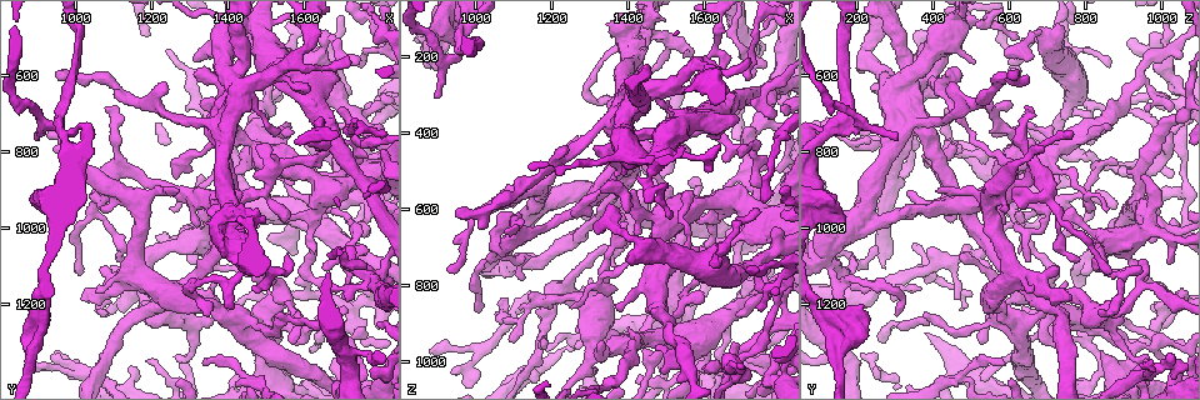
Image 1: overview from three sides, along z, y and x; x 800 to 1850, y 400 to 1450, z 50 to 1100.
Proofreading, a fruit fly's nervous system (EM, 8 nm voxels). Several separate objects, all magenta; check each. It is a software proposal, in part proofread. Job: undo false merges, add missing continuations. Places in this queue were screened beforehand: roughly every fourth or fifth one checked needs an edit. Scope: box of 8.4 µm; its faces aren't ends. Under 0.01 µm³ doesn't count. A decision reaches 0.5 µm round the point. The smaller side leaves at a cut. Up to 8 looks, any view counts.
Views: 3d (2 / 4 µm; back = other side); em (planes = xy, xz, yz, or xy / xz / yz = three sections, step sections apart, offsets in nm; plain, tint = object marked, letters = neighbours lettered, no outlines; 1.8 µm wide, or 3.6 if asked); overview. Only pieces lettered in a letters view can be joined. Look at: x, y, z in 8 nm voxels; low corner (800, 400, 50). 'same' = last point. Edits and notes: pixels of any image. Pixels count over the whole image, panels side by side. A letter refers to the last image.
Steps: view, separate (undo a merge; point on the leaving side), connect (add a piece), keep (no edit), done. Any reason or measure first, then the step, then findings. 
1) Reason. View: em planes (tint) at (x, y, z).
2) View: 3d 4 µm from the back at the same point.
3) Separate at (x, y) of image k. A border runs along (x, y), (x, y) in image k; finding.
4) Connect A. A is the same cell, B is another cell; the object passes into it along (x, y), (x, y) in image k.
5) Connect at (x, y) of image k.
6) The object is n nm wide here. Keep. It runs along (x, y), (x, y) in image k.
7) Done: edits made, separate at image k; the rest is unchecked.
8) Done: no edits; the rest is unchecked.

Thin end. View: 3d 4 µm at (1090, 1100, 940).

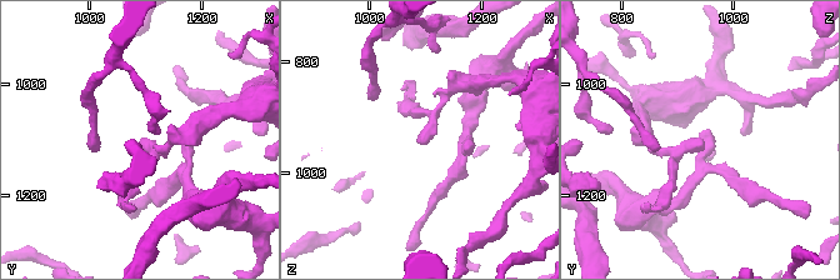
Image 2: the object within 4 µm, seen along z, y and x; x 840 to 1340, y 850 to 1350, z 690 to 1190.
Now the EM. View: em planes (letters) at (1095, 1105, 945).

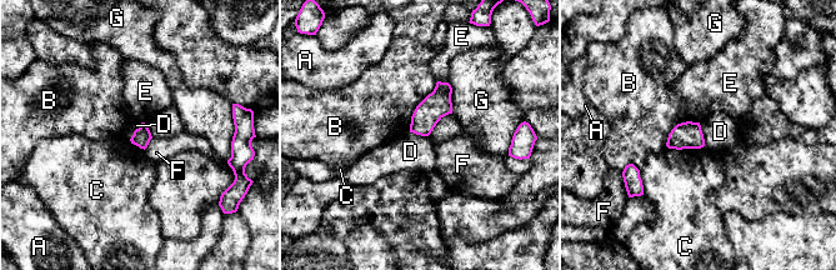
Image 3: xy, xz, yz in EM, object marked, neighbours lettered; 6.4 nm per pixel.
The object is 120 nm wide here. Keep. A, B, C, D, E, F and G are other cells; no lettered piece goes on from it.

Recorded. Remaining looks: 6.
Calibre changes. View: 3d 4 µm at (1490, 1360, 875).

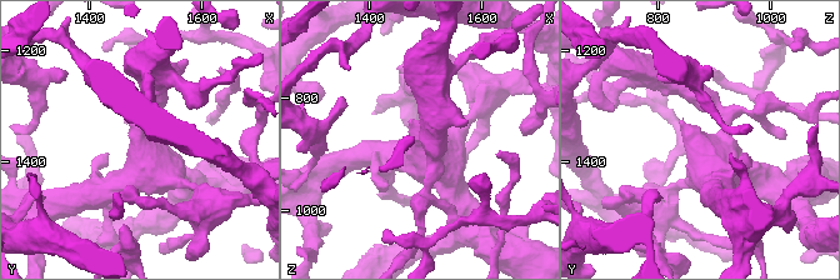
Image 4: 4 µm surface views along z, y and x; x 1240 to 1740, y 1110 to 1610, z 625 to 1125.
View: em 3.6 µm planes (tint) at (1495, 1360, 870).

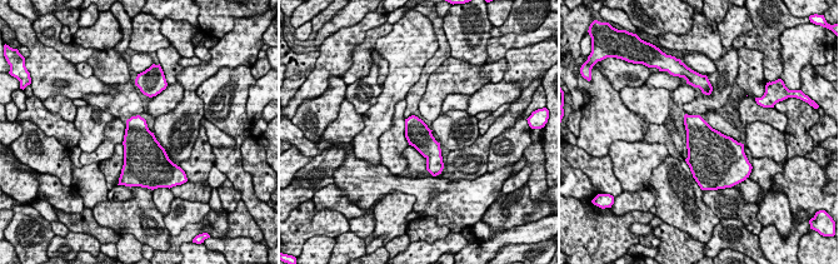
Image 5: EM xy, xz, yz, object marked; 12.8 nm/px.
View: em 3.6 µm planes (letters) at the same point.

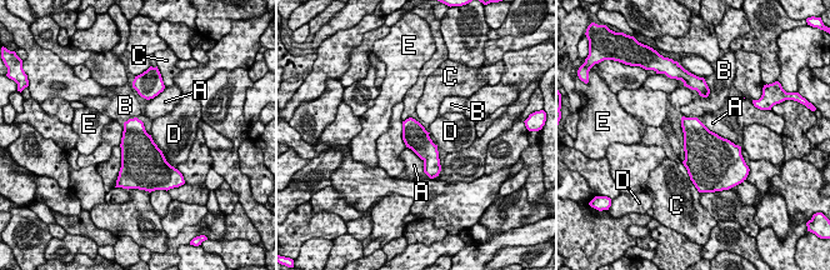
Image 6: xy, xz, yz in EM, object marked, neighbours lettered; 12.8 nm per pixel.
Keep. A, B, C, D and E are other cells; a border runs along (703, 124), (738, 145) in image 6; one cell here.

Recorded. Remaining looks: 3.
Branch stops here. View: 3d 4 µm at (1015, 1175, 755).

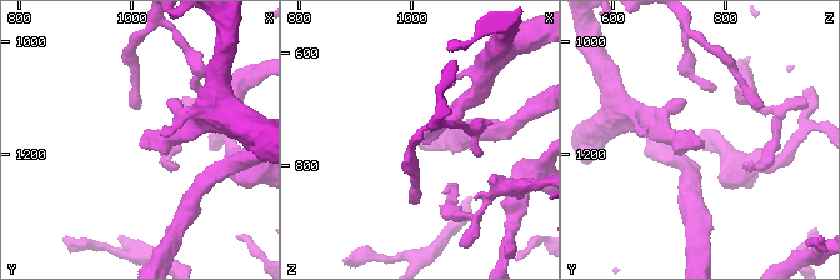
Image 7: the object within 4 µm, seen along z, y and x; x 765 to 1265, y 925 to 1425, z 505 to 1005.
Now the EM. View: em 3.6 µm planes (letters) at (1015, 1180, 750).

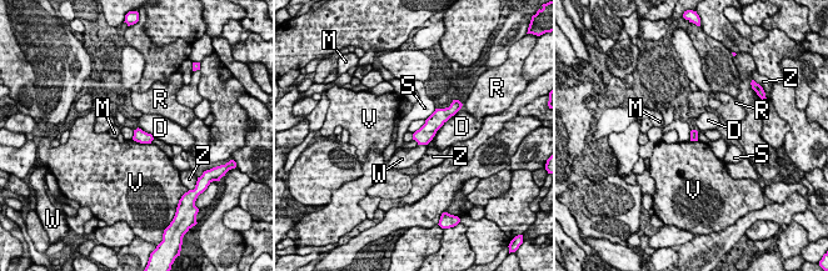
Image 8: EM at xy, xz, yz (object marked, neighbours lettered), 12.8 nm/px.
Keep. D, M, R, S, V, W and Z are other cells; a border runs along (133, 139), (150, 144) in image 8; none of them fits.

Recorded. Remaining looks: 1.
Done: no edits; the rest is unchecked.

